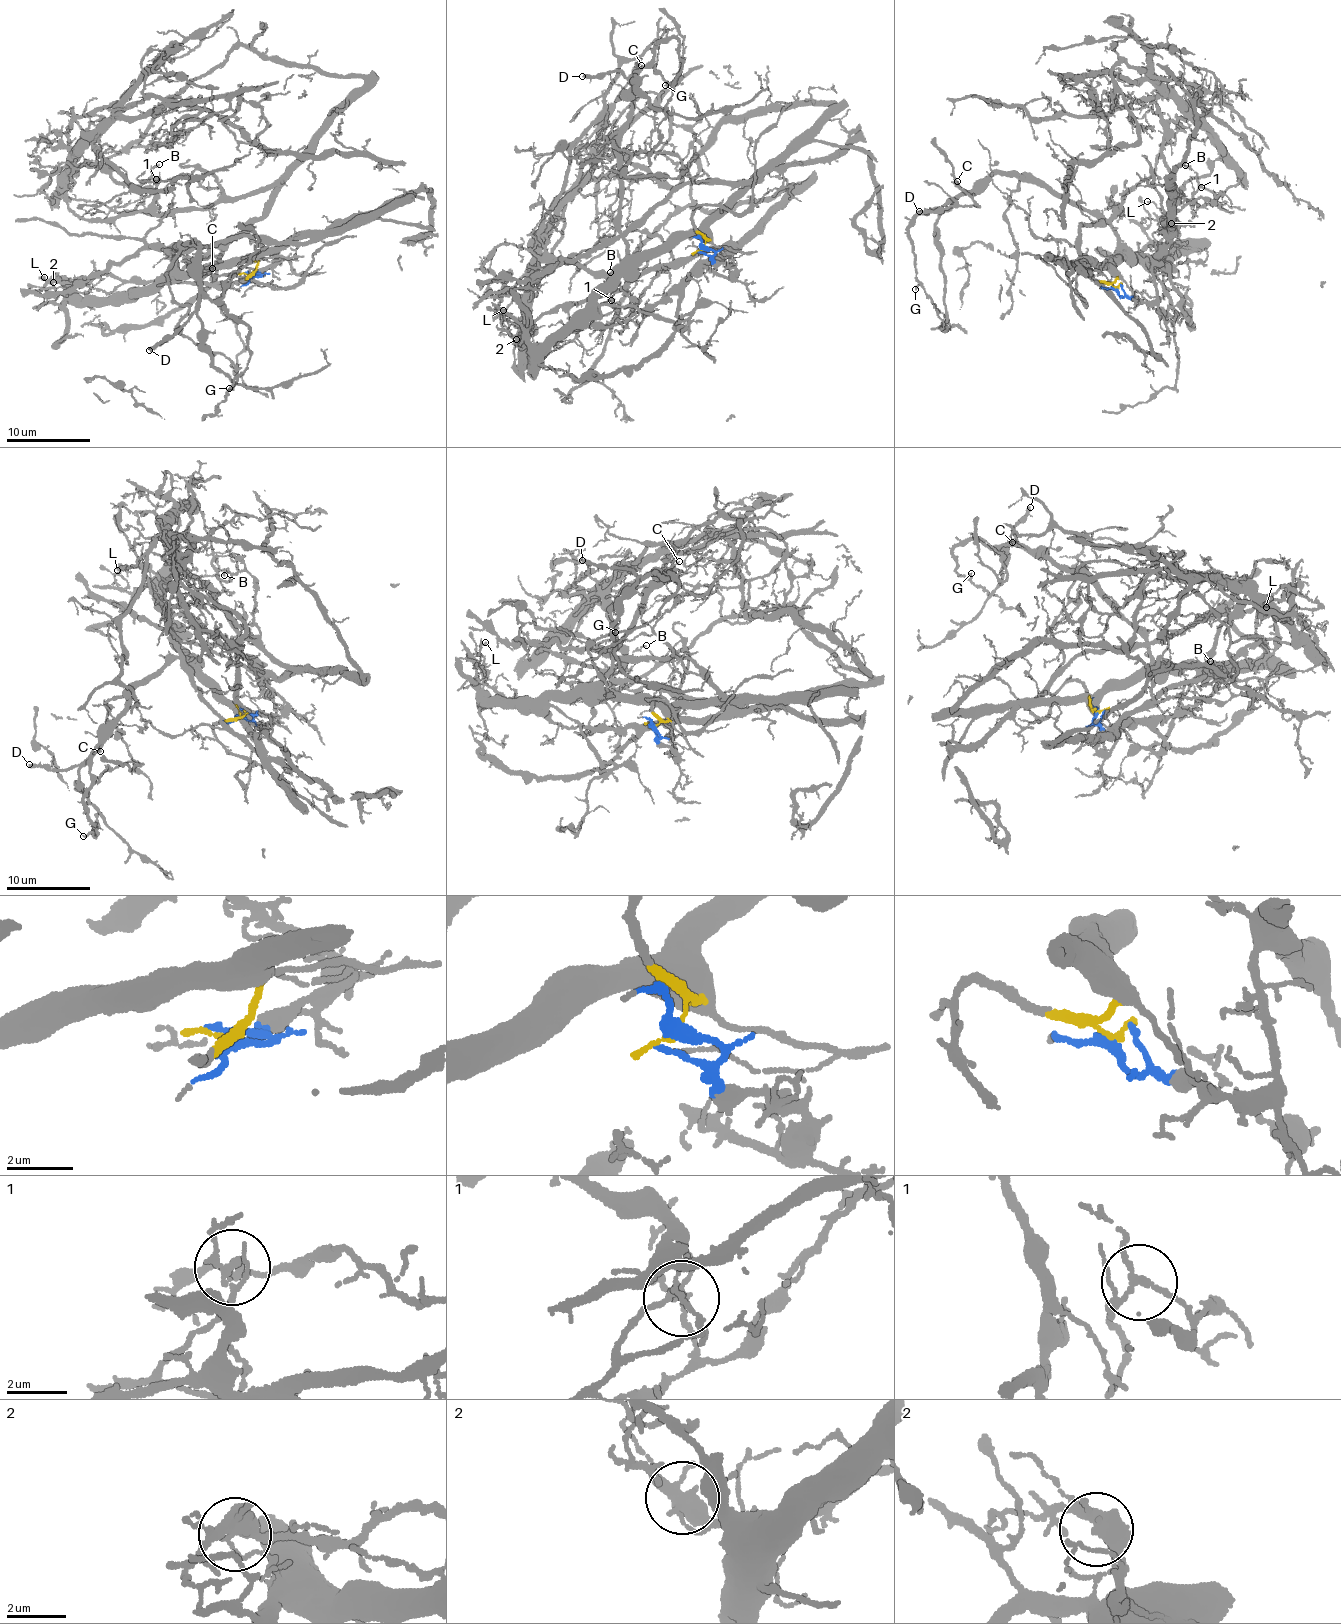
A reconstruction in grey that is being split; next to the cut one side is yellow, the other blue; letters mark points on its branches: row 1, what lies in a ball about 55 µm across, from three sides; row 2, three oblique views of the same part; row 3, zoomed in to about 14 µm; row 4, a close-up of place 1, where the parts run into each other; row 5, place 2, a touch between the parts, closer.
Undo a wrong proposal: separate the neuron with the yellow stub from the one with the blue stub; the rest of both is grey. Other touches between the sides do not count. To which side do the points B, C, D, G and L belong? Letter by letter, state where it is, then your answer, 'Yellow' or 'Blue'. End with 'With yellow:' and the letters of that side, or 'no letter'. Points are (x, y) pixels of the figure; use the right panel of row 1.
B: Place: (1185, 165). Blue
C: Place: (957, 181). Yellow
D: Place: (919, 211). Yellow
G: Place: (915, 289). Yellow
L: Place: (1147, 201). Blue
With yellow: C, D, G

